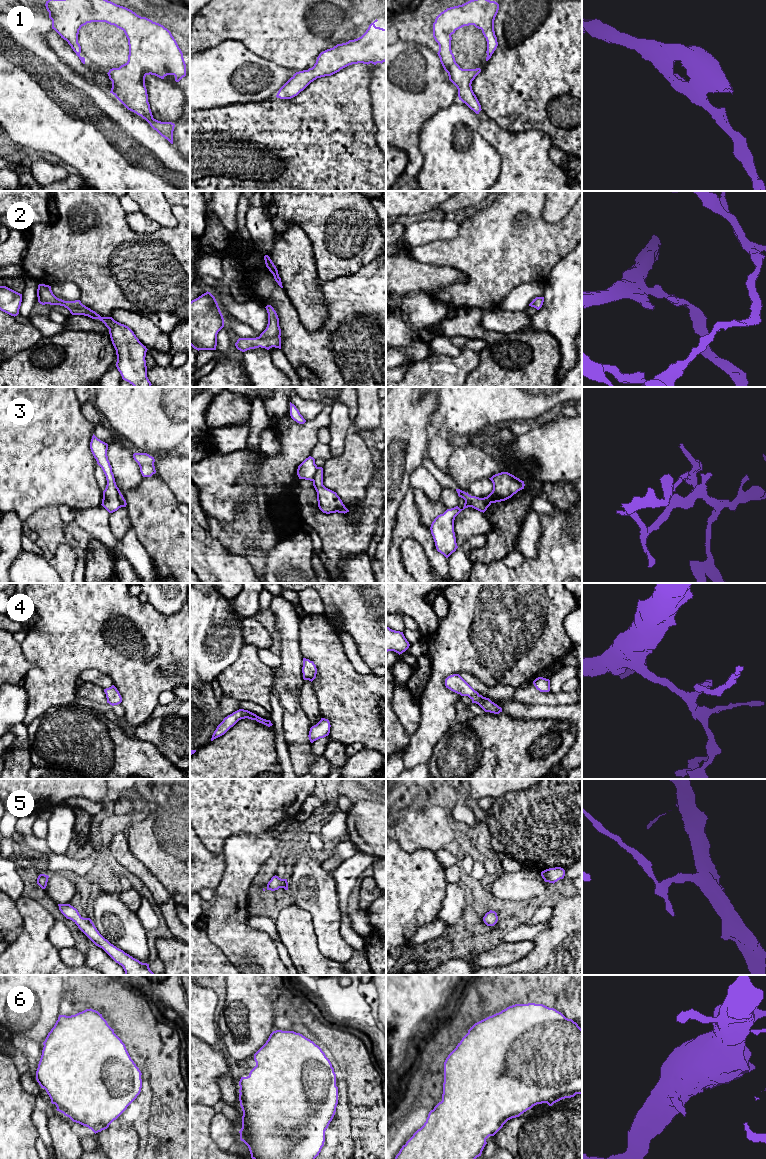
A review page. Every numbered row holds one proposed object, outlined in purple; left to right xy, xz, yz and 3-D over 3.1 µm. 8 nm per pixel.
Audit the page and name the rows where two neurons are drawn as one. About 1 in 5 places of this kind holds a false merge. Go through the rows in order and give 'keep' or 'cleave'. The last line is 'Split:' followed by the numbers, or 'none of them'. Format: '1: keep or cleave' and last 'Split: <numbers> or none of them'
1: keep
2: keep
3: cleave
4: keep
5: keep
6: keep
Split: 3

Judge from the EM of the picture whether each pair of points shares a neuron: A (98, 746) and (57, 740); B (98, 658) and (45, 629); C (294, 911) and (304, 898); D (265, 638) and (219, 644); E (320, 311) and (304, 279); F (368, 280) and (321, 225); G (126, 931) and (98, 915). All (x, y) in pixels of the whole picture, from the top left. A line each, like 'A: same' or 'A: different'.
A: same
B: same
C: different
D: different
E: same
F: different
G: same

